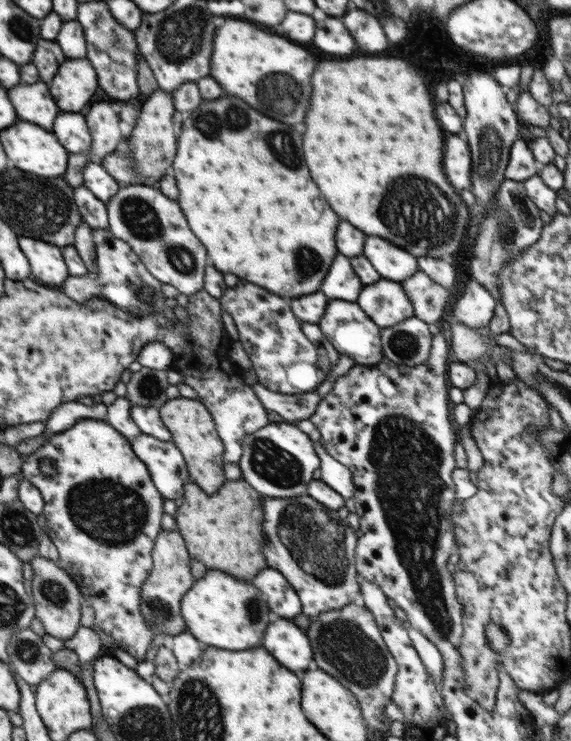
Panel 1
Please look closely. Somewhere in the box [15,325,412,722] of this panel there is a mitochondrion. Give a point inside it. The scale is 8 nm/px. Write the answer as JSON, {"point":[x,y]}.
{"point":[112,514]}

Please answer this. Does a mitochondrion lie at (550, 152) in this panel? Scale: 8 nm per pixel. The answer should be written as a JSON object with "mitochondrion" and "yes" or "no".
{"mitochondrion":"no"}

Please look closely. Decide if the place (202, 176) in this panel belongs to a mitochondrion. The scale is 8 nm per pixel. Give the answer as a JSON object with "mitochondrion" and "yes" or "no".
{"mitochondrion":"no"}

